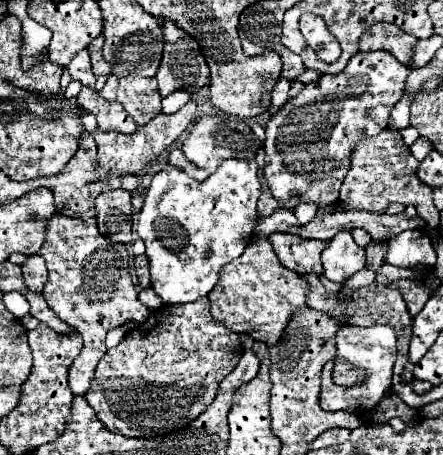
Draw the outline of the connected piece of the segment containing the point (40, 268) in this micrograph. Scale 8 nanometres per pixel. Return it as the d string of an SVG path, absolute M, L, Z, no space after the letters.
M30 255L28 261L22 265L22 273L24 273L24 285L28 291L32 293L42 293L48 271L44 265L44 259L38 255Z

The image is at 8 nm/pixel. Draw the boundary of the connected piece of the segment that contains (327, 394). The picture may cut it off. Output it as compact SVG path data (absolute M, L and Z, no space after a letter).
M342 325L336 331L336 353L350 363L368 371L368 381L356 387L338 387L332 383L334 363L328 361L322 369L322 389L320 389L320 407L326 411L348 411L354 415L362 415L376 407L376 403L384 397L392 383L392 365L396 361L396 333L388 325L372 325L372 327L356 327Z

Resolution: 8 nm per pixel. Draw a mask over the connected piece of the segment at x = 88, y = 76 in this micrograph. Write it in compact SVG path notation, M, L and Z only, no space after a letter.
M86 49L80 51L80 53L72 59L72 63L68 65L68 73L72 75L72 79L76 79L76 81L80 81L82 85L94 89L94 85L96 85L96 77L94 77L94 73L92 73L90 55L88 55Z

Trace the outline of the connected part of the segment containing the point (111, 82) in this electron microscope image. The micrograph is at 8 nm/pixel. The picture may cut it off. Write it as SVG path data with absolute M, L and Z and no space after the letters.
M128 75L128 77L108 77L104 89L100 95L108 101L118 101L124 105L124 109L132 115L136 125L146 125L156 117L162 109L156 77L140 77L140 75Z

